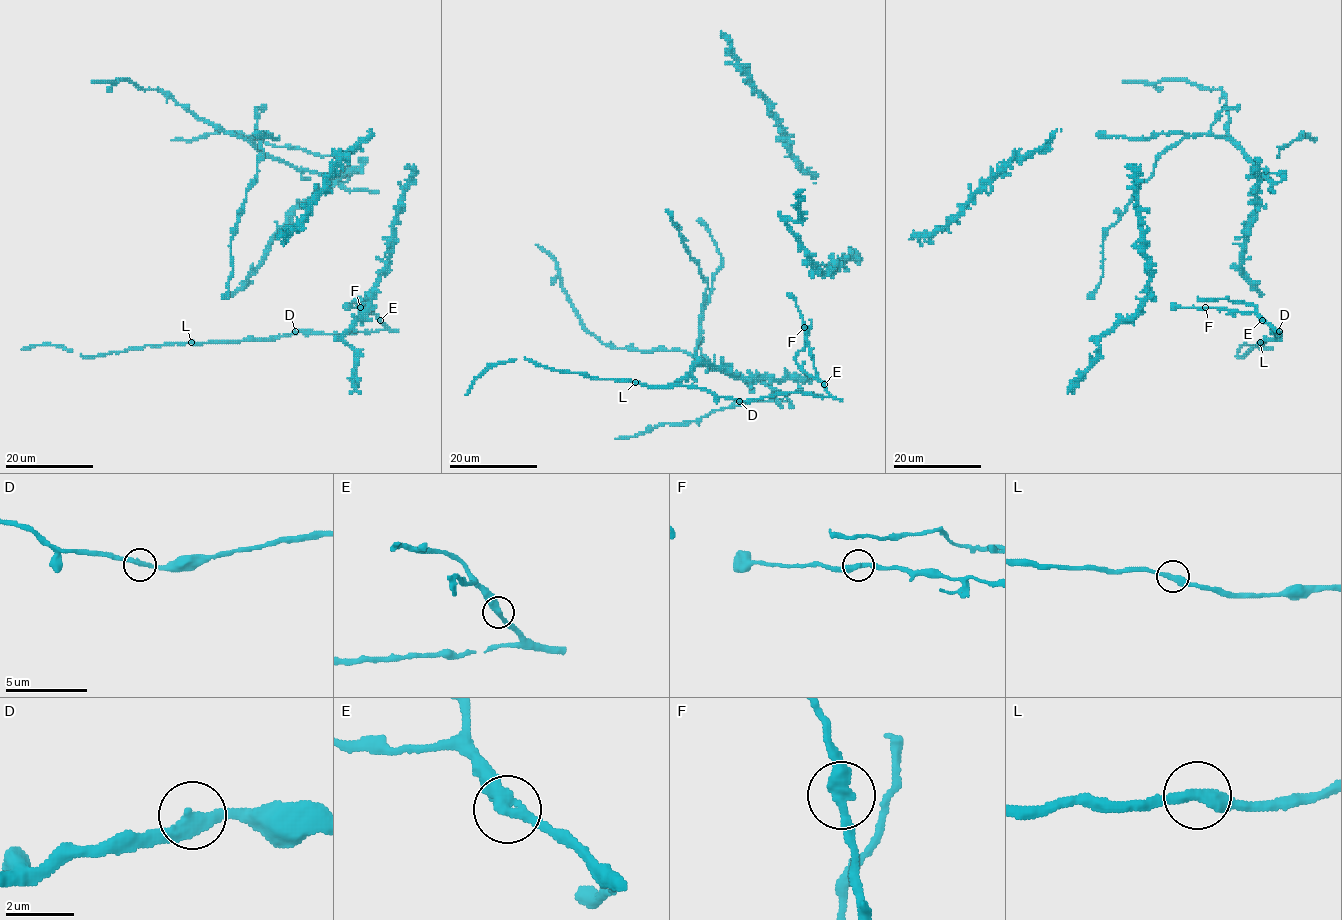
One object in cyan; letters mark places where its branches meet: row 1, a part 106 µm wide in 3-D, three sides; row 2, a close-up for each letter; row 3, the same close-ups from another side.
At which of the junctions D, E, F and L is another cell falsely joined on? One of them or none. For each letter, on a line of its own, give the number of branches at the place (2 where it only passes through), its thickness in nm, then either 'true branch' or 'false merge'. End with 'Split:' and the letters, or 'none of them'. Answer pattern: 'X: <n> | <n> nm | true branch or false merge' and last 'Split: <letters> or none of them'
D: 2 | 360 nm | true branch
E: 2 | 360 nm | true branch
F: 2 | 360 nm | true branch
L: 2 | 360 nm | true branch
Split: none of them

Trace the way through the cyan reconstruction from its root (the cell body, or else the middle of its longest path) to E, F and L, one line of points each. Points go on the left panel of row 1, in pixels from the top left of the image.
E: (326, 333), (383, 330), (385, 328), (380, 320)
F: (326, 333), (372, 332), (385, 328), (373, 312), (360, 307)
L: (326, 333), (294, 331), (266, 340), (191, 342)

